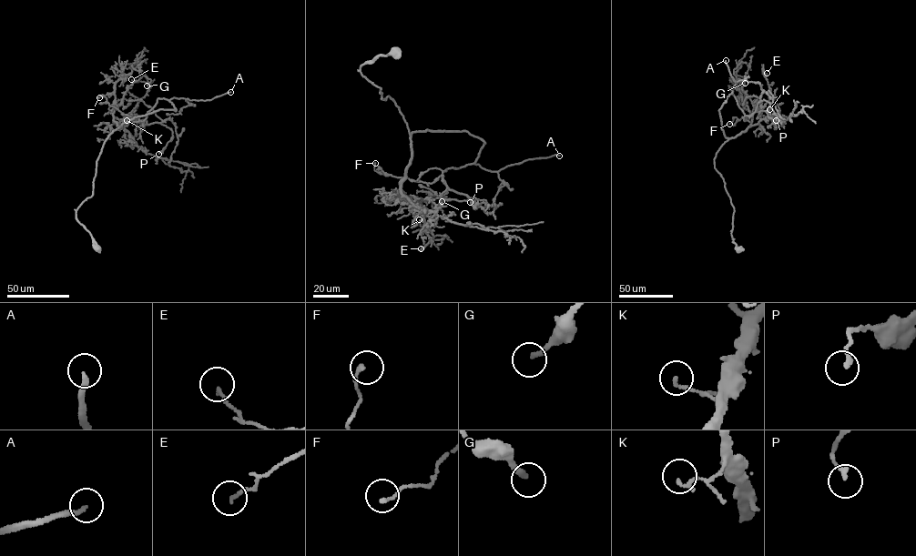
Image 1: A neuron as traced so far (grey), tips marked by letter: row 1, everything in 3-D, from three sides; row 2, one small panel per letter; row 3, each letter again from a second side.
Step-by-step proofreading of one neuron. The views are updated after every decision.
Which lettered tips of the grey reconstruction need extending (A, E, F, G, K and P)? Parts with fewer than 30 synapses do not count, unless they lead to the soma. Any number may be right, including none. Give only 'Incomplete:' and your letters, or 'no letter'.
Incomplete: A

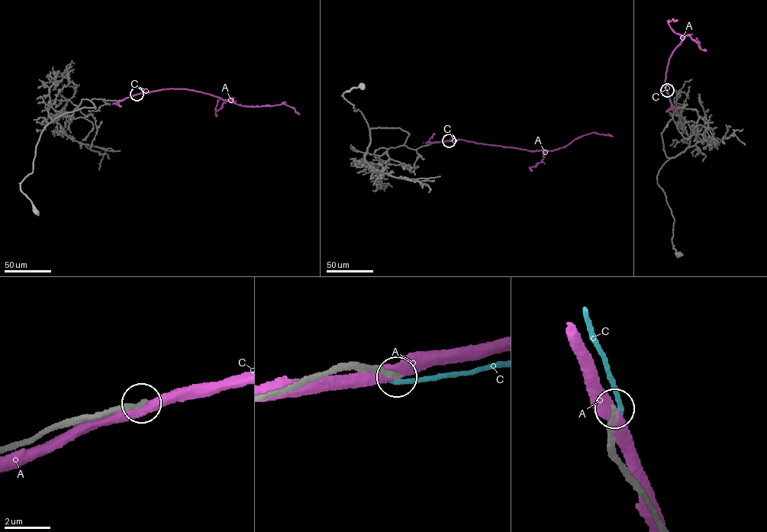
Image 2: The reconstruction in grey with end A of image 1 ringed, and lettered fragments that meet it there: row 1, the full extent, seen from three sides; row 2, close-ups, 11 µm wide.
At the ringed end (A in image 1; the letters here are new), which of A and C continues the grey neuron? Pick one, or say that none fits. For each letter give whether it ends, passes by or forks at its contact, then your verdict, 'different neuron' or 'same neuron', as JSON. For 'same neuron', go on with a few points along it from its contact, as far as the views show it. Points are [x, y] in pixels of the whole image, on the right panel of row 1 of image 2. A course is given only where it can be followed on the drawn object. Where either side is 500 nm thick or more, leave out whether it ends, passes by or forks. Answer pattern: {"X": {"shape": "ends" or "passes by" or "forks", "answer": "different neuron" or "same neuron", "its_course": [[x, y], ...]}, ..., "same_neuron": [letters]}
{"A": {"answer": "different neuron"}, "C": {"shape": "ends", "answer": "different neuron"}, "same_neuron": []}

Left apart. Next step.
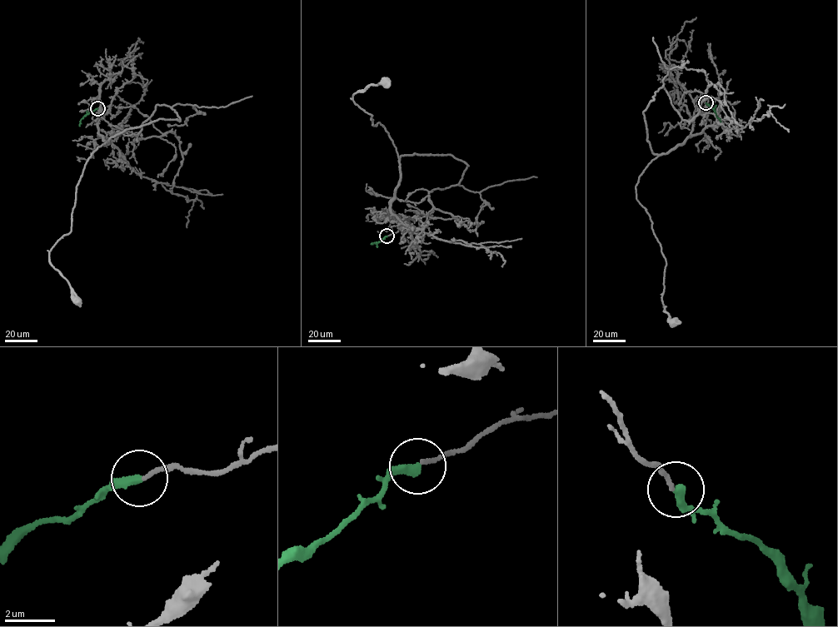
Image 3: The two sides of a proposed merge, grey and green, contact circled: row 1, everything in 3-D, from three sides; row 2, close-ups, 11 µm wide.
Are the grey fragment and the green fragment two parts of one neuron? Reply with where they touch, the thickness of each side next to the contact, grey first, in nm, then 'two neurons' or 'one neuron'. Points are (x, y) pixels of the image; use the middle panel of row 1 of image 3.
(386, 236) | 150/360 nm | one neuron

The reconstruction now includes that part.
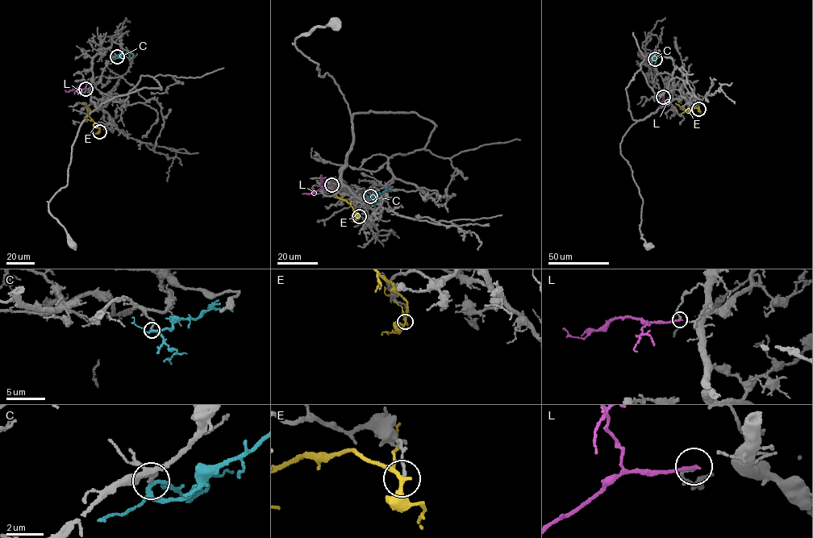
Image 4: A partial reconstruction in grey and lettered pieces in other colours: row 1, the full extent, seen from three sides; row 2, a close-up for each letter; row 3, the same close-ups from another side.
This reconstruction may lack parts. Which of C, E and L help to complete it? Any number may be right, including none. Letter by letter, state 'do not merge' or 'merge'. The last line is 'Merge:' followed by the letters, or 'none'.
C: merge
E: do not merge
L: do not merge
Merge: C

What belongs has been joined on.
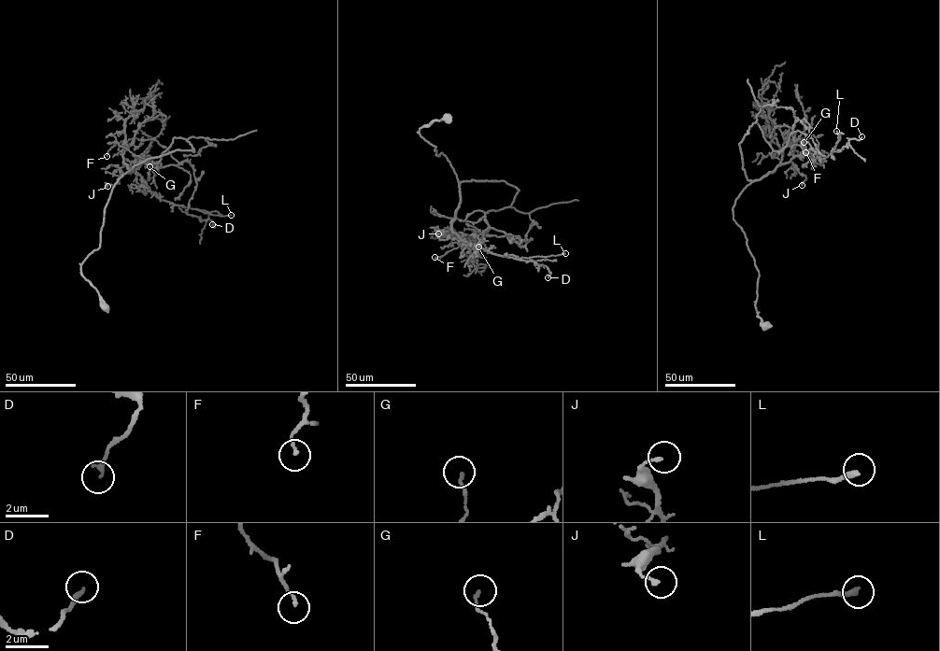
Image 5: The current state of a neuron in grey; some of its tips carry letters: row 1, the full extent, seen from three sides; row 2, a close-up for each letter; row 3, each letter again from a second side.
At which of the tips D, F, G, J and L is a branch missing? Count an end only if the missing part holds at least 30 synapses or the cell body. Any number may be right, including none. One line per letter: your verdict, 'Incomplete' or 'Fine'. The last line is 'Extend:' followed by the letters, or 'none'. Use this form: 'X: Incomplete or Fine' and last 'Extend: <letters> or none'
D: Fine
F: Fine
G: Fine
J: Fine
L: Fine
Extend: none

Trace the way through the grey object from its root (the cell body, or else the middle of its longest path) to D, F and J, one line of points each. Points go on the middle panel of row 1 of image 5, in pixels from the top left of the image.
D: (448, 119), (419, 133), (456, 175), (460, 203), (452, 230), (491, 253), (546, 265), (548, 277)
F: (448, 119), (419, 133), (435, 147), (435, 155), (445, 155), (460, 189), (449, 232), (458, 247), (434, 257)
J: (448, 119), (419, 133), (435, 147), (435, 155), (445, 155), (459, 185), (452, 233), (443, 240), (438, 233)

